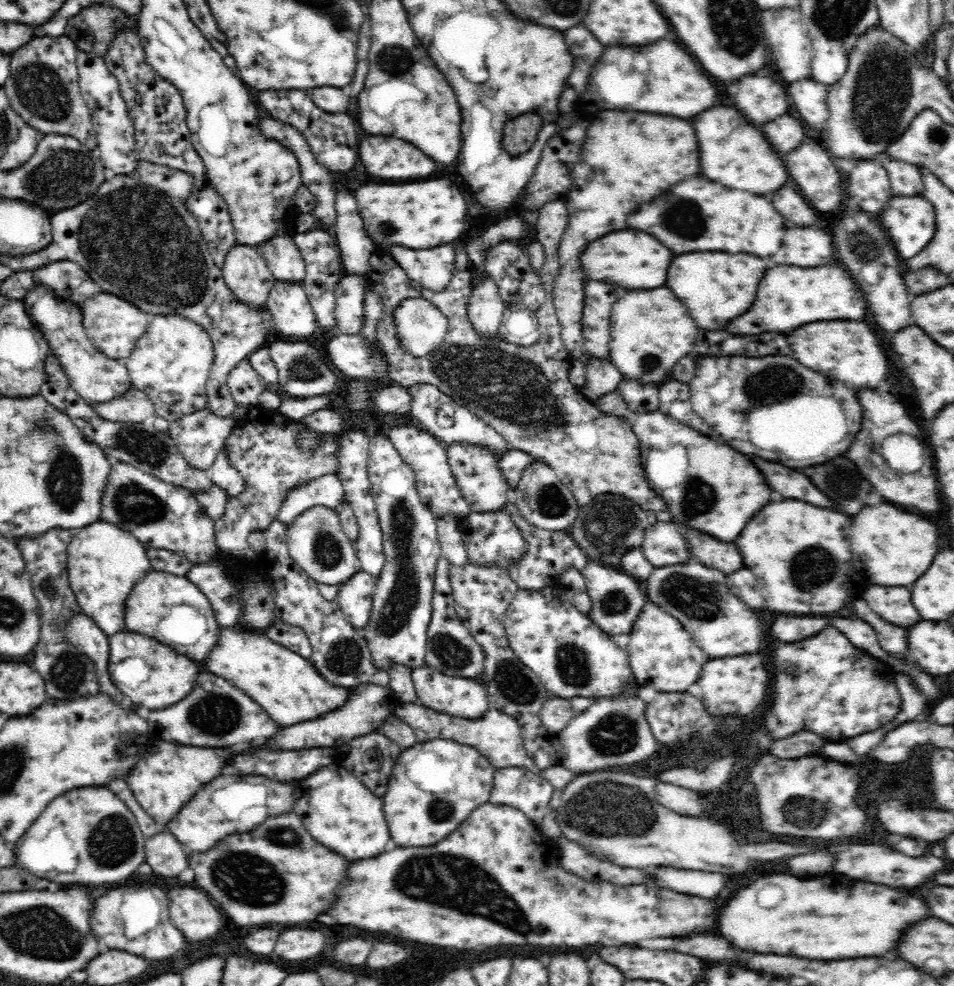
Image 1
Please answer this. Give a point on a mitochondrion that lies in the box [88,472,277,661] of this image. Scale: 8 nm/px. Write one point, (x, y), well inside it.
(134, 505)

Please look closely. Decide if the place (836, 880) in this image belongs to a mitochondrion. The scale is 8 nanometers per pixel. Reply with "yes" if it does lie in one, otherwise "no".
no

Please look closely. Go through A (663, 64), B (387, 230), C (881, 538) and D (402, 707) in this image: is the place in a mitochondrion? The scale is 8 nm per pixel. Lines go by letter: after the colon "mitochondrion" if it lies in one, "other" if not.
A: other
B: mitochondrion
C: other
D: other

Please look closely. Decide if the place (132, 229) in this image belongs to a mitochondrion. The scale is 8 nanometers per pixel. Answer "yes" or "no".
yes

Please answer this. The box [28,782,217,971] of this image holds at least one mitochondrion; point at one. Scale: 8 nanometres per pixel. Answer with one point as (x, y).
(111, 842)

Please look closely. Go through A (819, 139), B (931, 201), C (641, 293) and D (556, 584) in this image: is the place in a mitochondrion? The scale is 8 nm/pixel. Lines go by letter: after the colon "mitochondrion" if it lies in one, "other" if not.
A: other
B: other
C: other
D: other

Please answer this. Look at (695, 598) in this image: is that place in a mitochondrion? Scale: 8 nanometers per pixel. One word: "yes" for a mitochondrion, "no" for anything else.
yes

